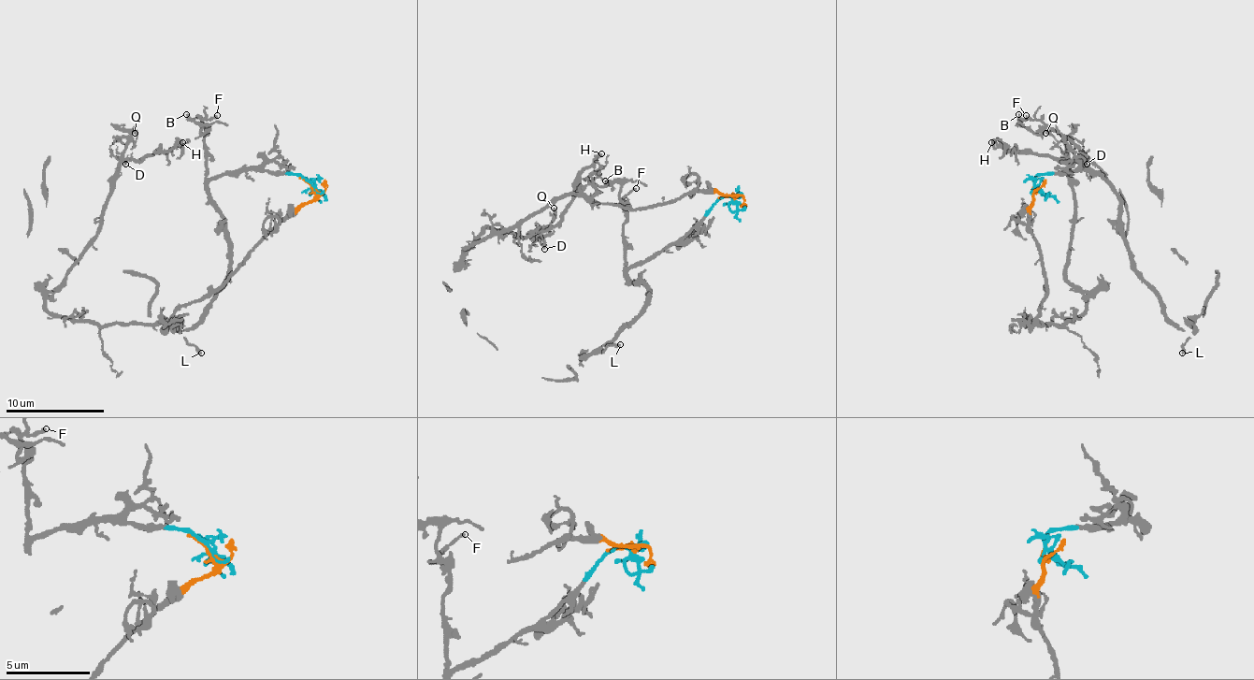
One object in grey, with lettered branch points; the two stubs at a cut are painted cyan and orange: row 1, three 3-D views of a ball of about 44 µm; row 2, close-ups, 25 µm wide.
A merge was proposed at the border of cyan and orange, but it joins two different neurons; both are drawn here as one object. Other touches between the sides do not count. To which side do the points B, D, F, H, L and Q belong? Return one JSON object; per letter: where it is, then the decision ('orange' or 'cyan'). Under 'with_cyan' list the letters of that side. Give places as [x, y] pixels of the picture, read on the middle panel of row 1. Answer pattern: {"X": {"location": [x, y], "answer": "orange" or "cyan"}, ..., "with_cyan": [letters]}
{"B": {"location": [605, 180], "answer": "cyan"}, "D": {"location": [544, 249], "answer": "orange"}, "F": {"location": [636, 188], "answer": "cyan"}, "H": {"location": [601, 153], "answer": "orange"}, "L": {"location": [620, 344], "answer": "cyan"}, "Q": {"location": [554, 208], "answer": "orange"}, "with_cyan": ["B", "F", "L"]}

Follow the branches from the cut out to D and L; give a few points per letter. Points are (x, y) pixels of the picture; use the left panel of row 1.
D: (310, 186), (313, 198), (168, 319), (104, 326), (55, 316), (45, 299), (97, 233), (117, 164), (126, 164)
L: (310, 186), (298, 174), (256, 169), (217, 174), (208, 183), (229, 250), (229, 280), (185, 331), (200, 354)

